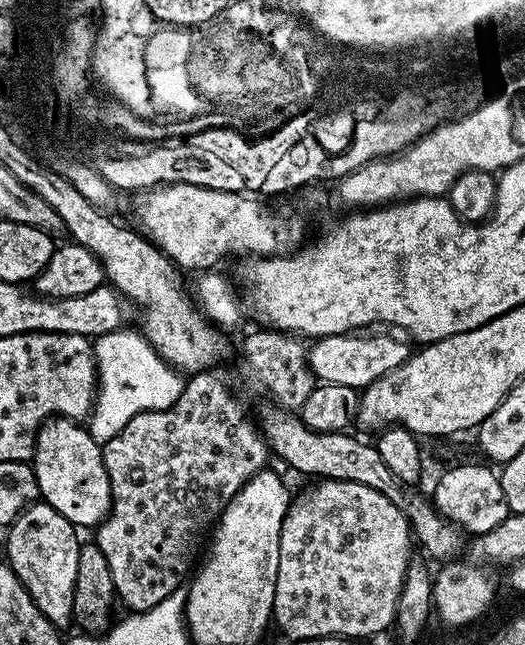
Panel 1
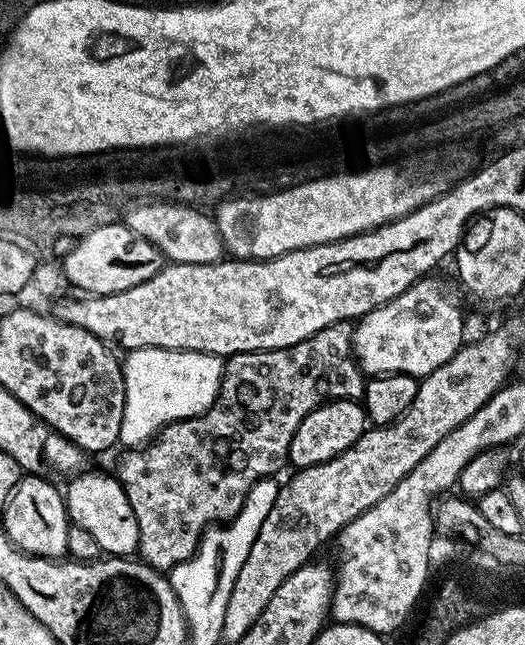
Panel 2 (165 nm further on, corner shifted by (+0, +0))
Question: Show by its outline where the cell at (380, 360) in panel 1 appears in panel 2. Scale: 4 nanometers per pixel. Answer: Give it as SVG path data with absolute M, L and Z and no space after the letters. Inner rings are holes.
M429 274L398 294L398 298L355 321L352 352L365 377L406 374L423 378L450 362L465 338L464 318L456 304L455 290L436 274Z

